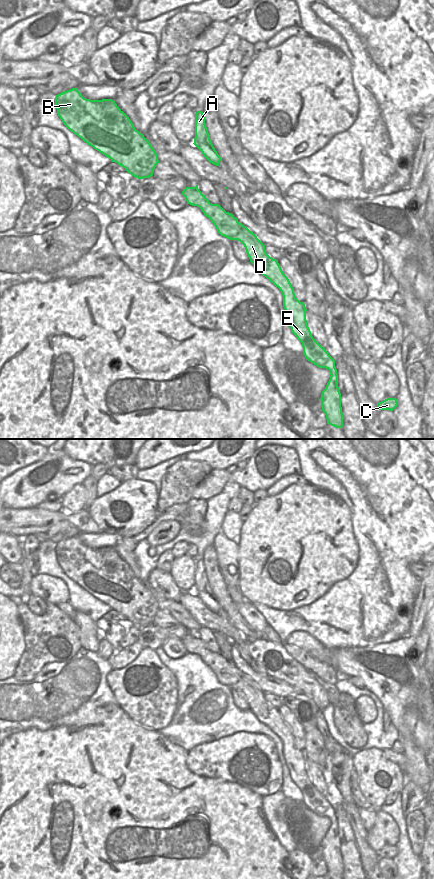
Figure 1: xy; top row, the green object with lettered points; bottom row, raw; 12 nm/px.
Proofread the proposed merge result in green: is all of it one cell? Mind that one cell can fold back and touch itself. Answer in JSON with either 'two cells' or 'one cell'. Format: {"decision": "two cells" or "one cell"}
{"decision": "two cells"}

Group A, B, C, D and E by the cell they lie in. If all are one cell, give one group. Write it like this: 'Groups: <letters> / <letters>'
Groups: A C / B D E.

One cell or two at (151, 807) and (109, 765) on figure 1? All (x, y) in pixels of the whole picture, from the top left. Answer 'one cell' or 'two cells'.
one cell

